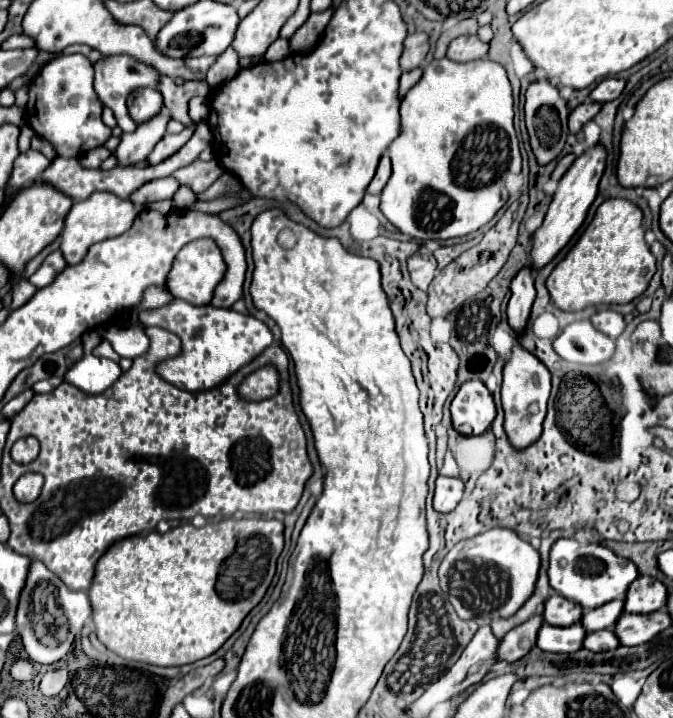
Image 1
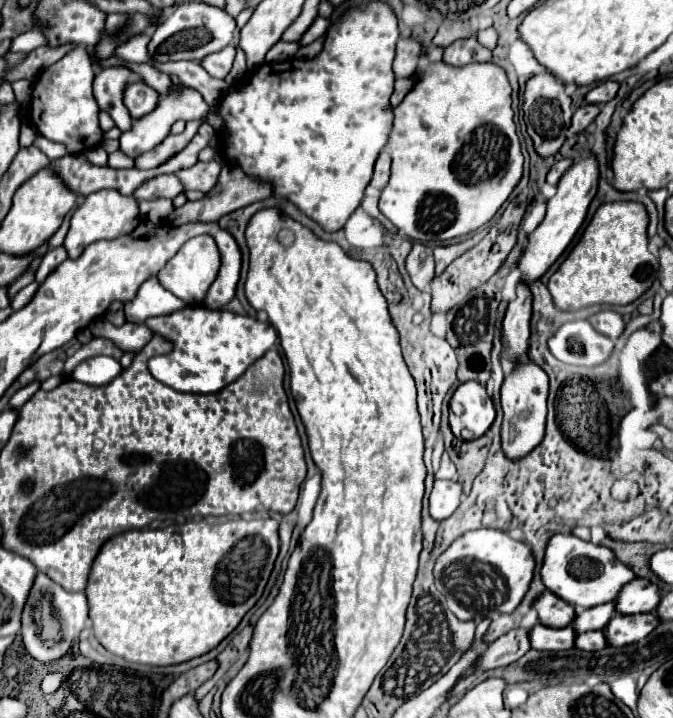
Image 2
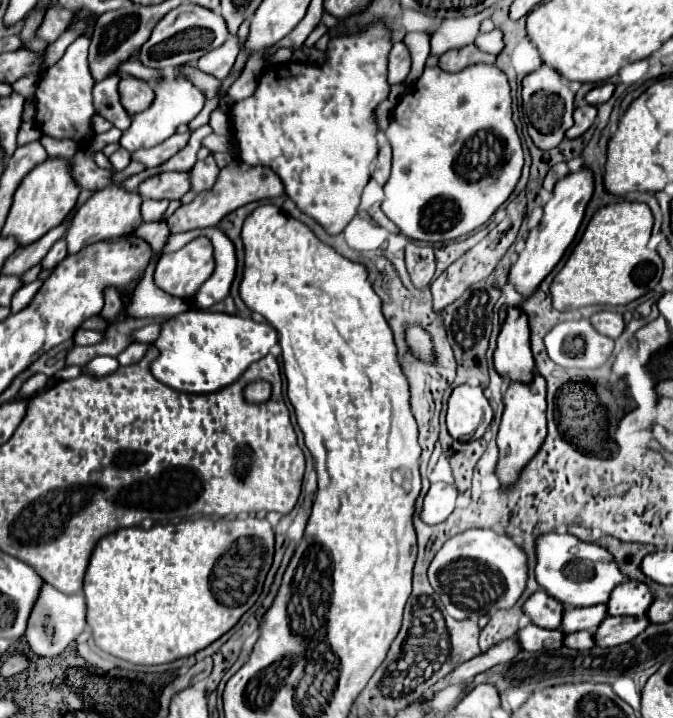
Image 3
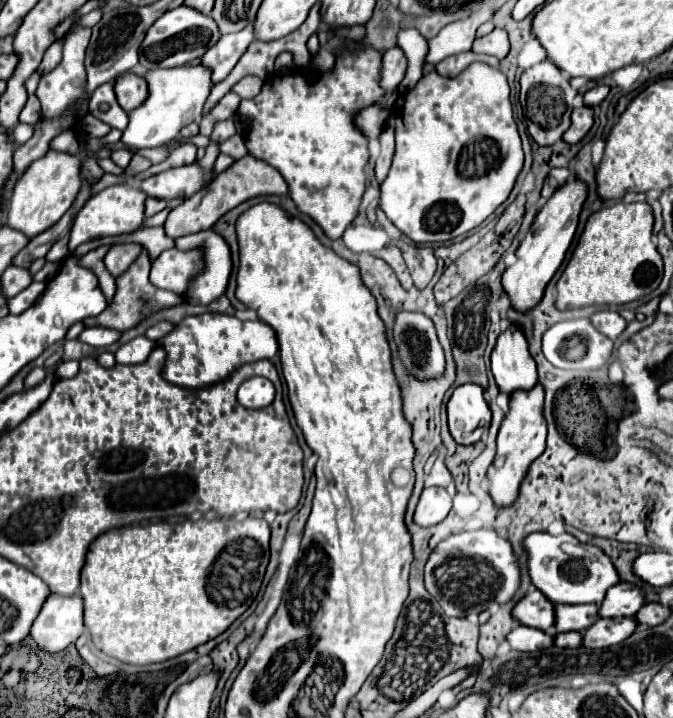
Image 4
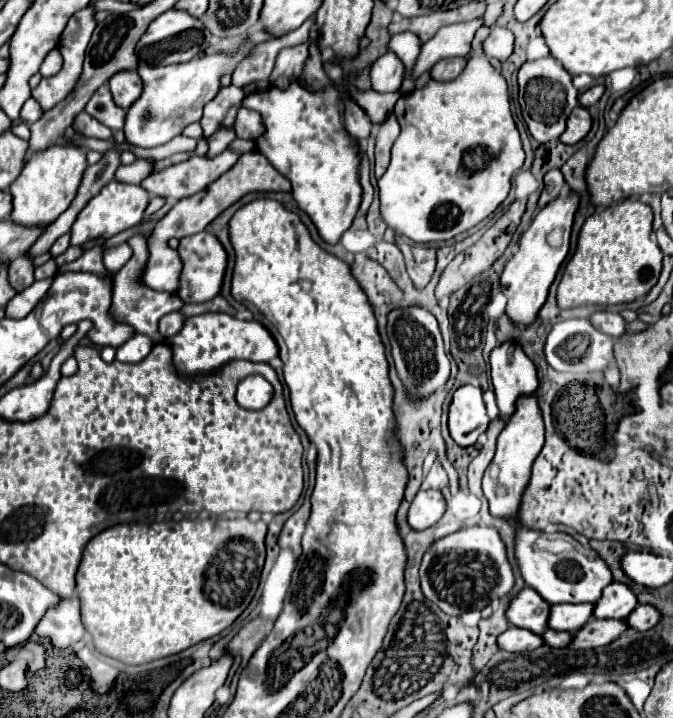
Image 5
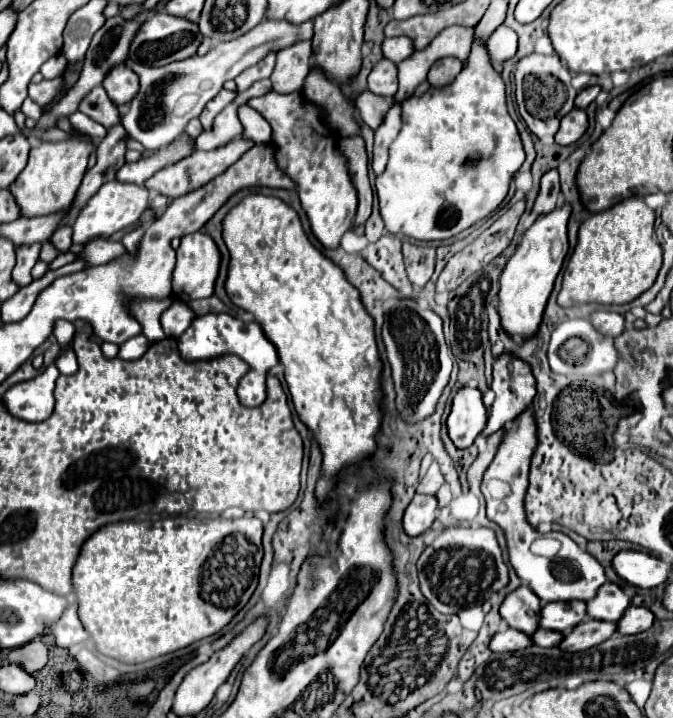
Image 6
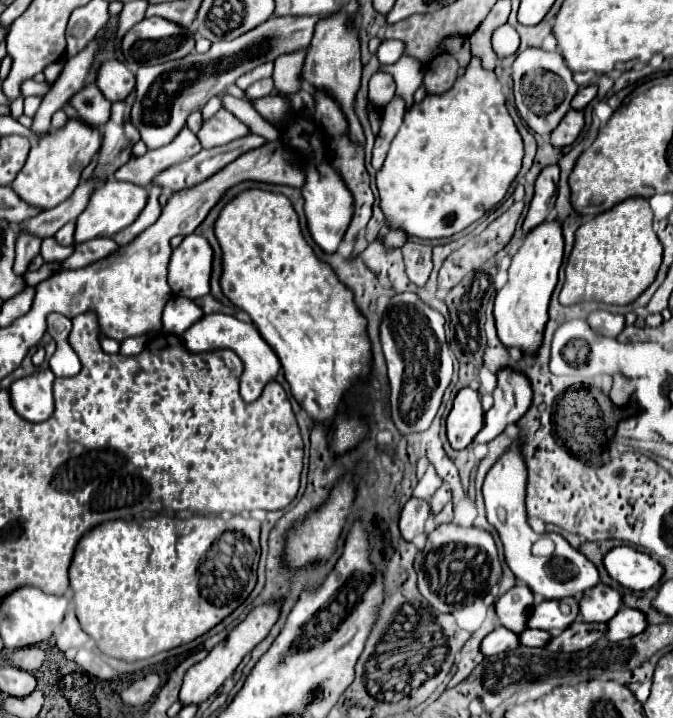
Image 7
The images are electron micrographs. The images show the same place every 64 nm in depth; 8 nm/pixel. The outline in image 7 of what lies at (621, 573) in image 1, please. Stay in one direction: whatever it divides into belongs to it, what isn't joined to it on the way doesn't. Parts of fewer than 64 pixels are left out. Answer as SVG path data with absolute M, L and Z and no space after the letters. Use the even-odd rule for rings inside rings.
M514 442L498 458L496 466L488 470L482 486L482 494L486 502L486 518L500 534L500 540L504 544L506 564L510 566L514 576L532 590L536 602L568 598L568 596L580 598L586 590L600 584L600 572L580 550L572 548L570 542L560 534L550 534L552 540L556 542L556 552L550 558L540 558L530 552L532 544L540 538L540 534L536 534L526 522L526 512L524 512L526 480L528 480L528 472L524 464L524 450L518 442Z

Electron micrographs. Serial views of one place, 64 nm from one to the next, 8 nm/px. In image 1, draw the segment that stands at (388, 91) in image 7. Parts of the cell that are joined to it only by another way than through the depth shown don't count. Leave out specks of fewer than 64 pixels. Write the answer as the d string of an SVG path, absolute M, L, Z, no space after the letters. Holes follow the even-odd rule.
M422 32L410 34L406 38L406 42L404 42L404 54L402 54L402 60L400 60L404 70L412 70L412 68L420 66L420 62L424 62L424 58L426 58L428 50L430 50L430 44L428 44L428 36L426 34L422 34Z

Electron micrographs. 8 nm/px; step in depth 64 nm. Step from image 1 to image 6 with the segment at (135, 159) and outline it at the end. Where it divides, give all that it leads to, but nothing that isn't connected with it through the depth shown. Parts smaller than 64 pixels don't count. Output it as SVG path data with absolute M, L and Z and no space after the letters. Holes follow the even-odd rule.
M262 20L248 34L214 46L206 56L192 56L160 68L134 64L132 68L140 76L140 92L130 102L128 112L122 116L122 126L126 128L128 136L140 142L144 148L164 148L184 132L190 120L200 118L206 102L222 90L226 80L234 80L242 70L260 62L270 50L282 50L300 40L312 40L312 20L300 26Z

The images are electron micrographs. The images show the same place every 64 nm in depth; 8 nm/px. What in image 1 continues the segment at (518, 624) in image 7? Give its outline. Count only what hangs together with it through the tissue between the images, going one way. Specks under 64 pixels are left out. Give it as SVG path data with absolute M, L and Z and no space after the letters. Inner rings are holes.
M552 594L552 598L548 598L548 604L544 604L544 622L552 626L572 626L580 620L582 608L560 594Z

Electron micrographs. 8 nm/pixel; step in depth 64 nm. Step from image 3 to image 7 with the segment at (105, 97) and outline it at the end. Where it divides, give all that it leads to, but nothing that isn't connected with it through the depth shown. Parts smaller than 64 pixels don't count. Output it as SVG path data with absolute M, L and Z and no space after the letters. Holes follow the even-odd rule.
M88 86L88 90L82 88L76 96L72 96L72 106L84 120L96 126L104 126L112 114L112 104L104 98L98 86Z

